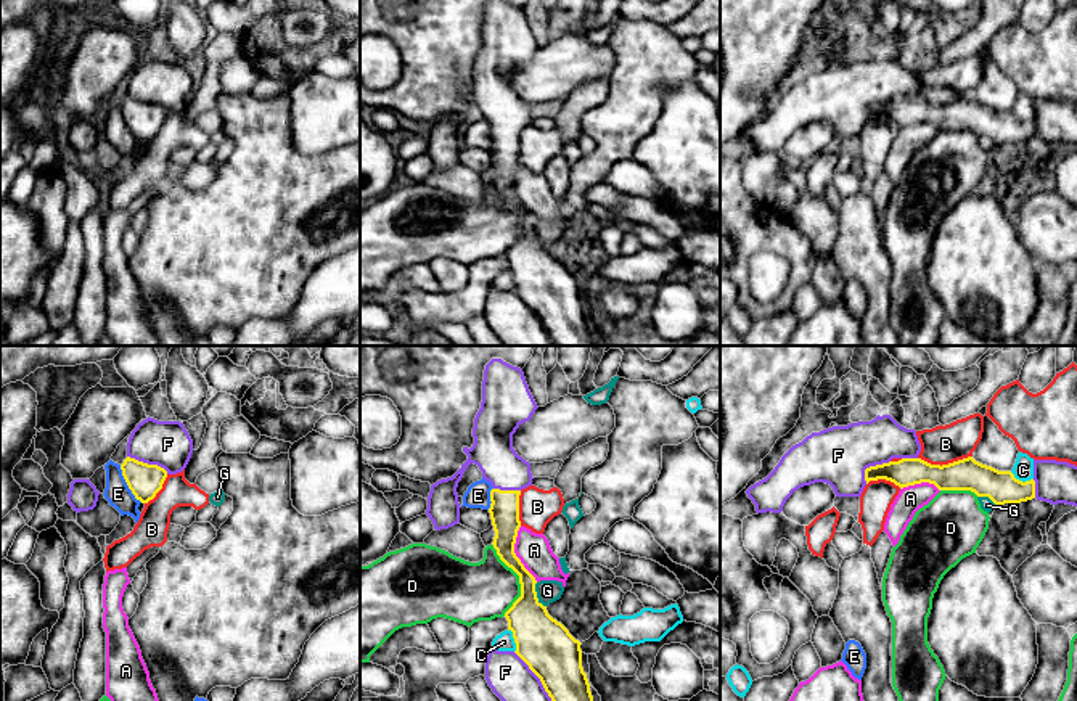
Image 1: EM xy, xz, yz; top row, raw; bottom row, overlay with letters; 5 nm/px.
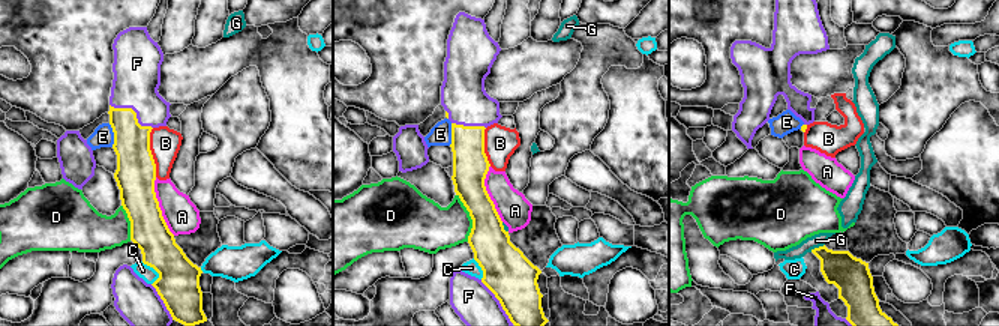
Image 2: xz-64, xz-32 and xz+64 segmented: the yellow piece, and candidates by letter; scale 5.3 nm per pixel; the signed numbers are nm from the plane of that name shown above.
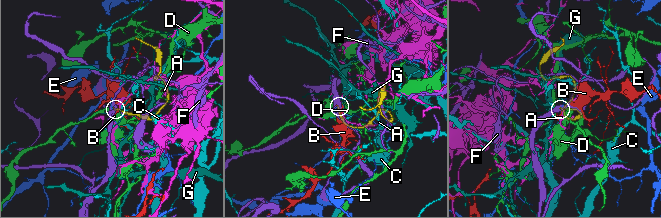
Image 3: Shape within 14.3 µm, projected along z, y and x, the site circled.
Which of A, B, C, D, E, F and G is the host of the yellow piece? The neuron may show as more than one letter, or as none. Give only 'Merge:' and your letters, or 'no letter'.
Merge: F

